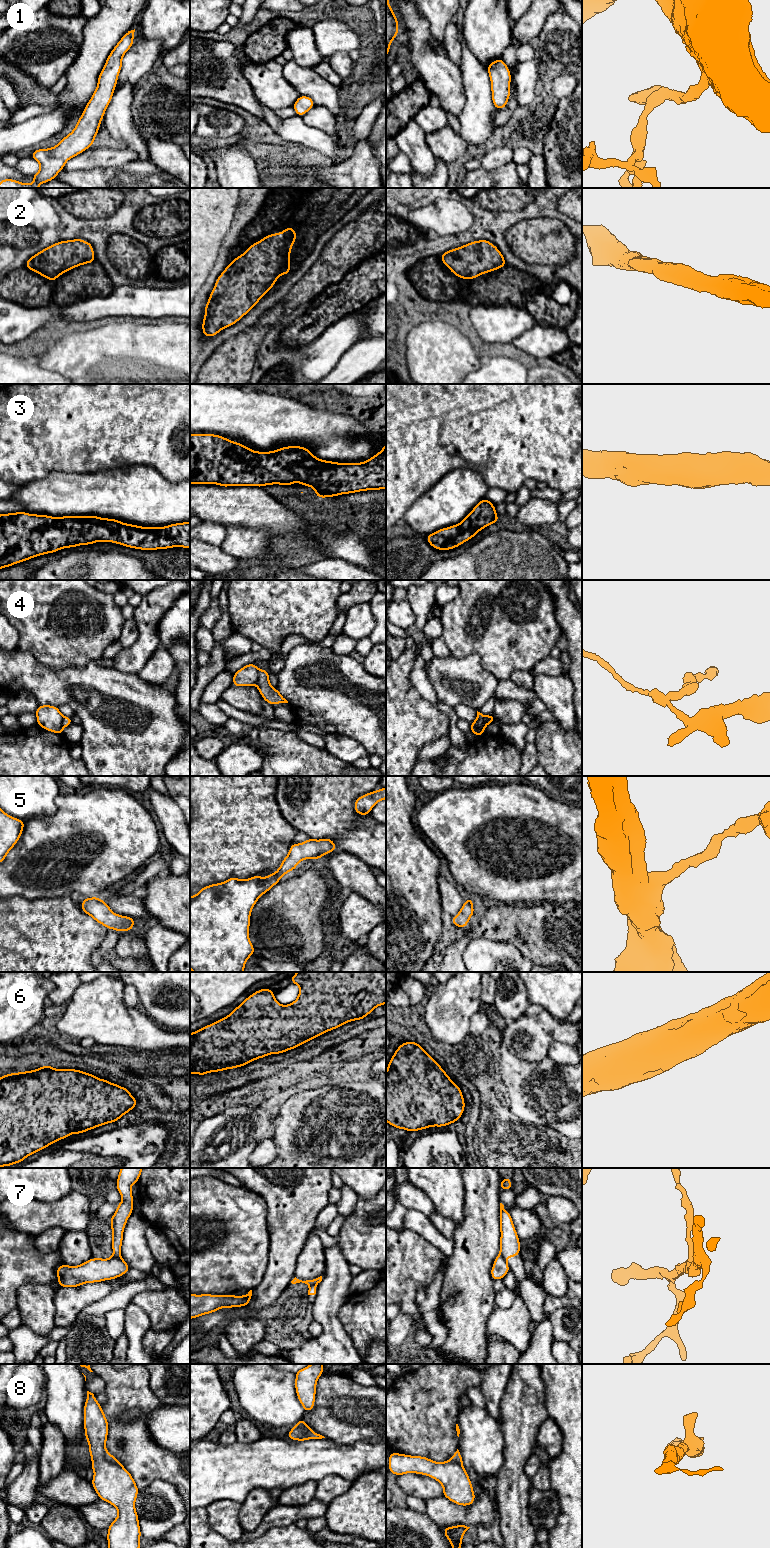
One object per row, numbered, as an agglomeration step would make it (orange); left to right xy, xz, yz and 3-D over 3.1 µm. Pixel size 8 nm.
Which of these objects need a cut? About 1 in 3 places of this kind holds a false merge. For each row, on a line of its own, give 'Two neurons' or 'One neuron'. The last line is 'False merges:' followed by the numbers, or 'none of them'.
1: One neuron
2: One neuron
3: One neuron
4: Two neurons
5: One neuron
6: One neuron
7: Two neurons
8: One neuron
False merges: 4, 7

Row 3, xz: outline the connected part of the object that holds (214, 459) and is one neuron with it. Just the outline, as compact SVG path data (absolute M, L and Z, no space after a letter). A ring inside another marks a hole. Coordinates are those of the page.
M190 434L190 484L217 484L229 486L257 486L280 484L290 486L292 483L313 487L317 498L335 497L368 490L386 489L386 444L382 450L361 463L339 463L321 460L310 450L302 446L281 447L276 451L253 451L241 443L233 442L215 434Z

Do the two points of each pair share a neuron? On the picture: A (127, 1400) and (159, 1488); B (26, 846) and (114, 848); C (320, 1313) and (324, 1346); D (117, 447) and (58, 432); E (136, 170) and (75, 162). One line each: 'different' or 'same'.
A: different
B: same
C: same
D: same
E: different

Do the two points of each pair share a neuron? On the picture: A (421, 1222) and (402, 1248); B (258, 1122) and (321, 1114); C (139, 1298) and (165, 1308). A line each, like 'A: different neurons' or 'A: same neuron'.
A: different neurons
B: different neurons
C: same neuron

